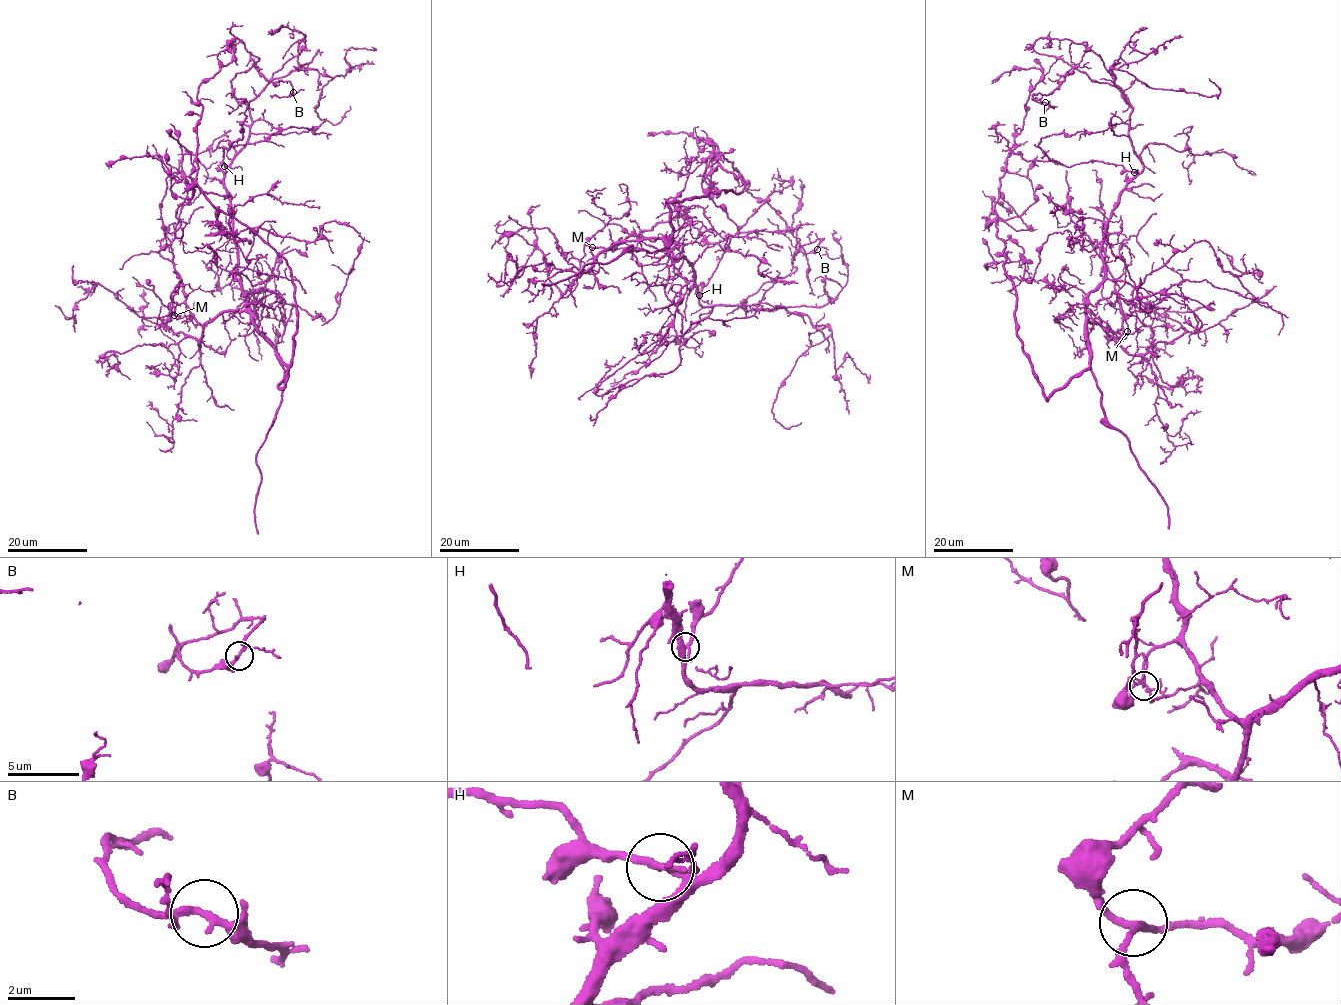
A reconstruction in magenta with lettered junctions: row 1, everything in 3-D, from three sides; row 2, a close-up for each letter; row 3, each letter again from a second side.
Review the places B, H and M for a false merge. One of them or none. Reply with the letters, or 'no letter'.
no letter

